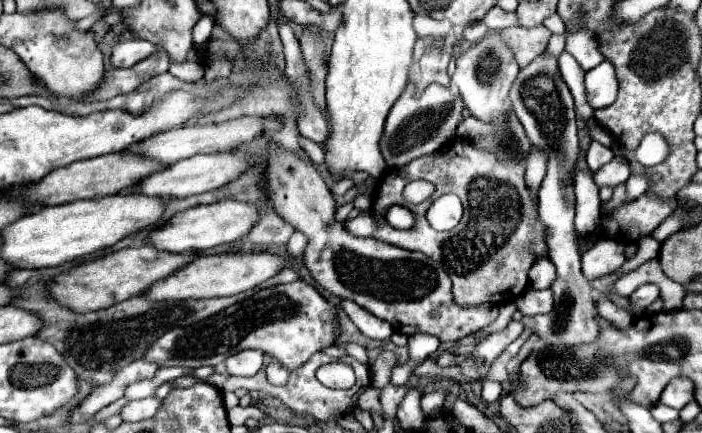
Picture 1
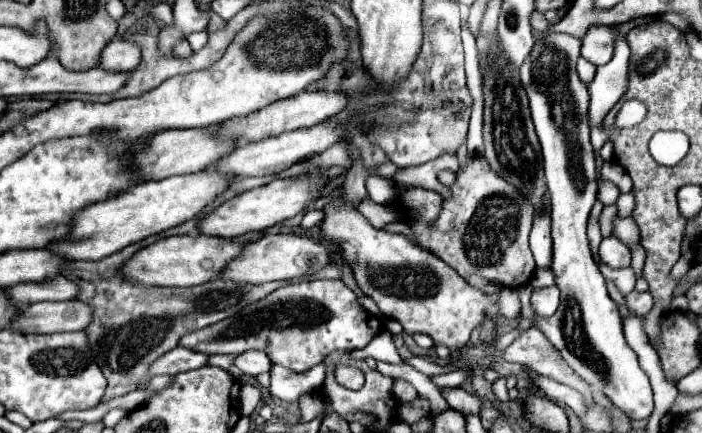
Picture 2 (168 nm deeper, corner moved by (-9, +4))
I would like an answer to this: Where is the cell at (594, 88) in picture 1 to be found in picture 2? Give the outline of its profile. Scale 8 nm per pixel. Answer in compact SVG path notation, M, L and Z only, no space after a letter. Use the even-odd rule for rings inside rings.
M624 38L616 40L614 58L600 66L596 78L588 84L590 90L590 124L600 124L608 110L626 94L628 88L628 56L630 50Z

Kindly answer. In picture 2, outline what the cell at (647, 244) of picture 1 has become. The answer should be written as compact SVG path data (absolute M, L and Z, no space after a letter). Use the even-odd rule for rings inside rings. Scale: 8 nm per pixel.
M598 262L598 268L600 268L602 276L604 276L604 278L608 278L608 280L612 280L624 296L626 296L630 290L634 290L636 272L632 270L632 266L630 266L630 268L622 268L622 270L614 270L614 268L606 266L604 262Z

